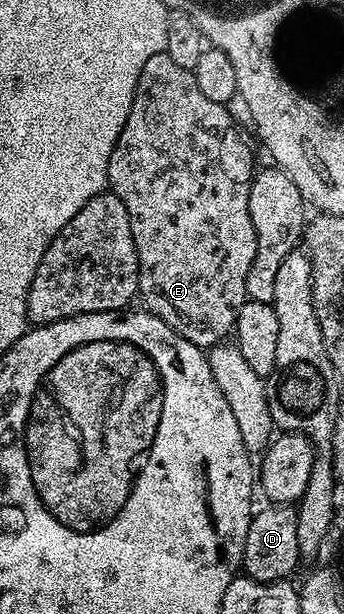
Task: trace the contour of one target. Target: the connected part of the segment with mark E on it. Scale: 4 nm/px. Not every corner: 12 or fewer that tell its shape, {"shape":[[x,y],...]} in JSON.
{"shape":[[148,57],[108,161],[138,295],[235,330],[256,170],[226,104]]}

